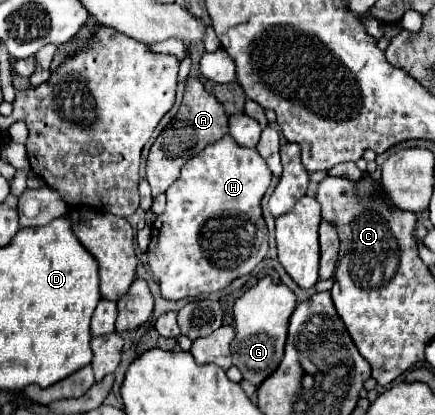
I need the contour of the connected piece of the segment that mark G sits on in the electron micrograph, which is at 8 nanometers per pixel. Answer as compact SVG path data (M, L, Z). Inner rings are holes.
M271 277L259 279L257 285L247 289L235 301L233 321L235 321L237 335L231 343L231 355L233 355L233 365L239 367L245 381L259 385L265 377L269 377L277 369L287 339L287 321L295 305L297 299L293 291L283 283L273 283Z

